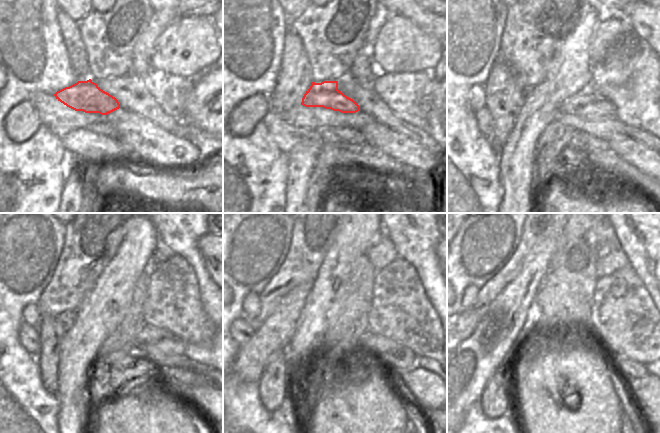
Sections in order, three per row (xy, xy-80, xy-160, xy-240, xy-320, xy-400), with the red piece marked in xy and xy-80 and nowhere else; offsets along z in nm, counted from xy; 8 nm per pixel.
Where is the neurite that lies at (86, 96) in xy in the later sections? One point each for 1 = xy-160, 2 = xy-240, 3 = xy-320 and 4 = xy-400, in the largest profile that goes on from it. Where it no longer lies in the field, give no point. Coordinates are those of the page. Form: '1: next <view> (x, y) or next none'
1: next xy-160 (587, 103)
2: next xy-240 (167, 343)
3: next xy-320 (383, 348)
4: next xy-400 (630, 369)

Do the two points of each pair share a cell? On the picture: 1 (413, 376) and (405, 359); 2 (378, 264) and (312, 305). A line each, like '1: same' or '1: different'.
1: different
2: different

